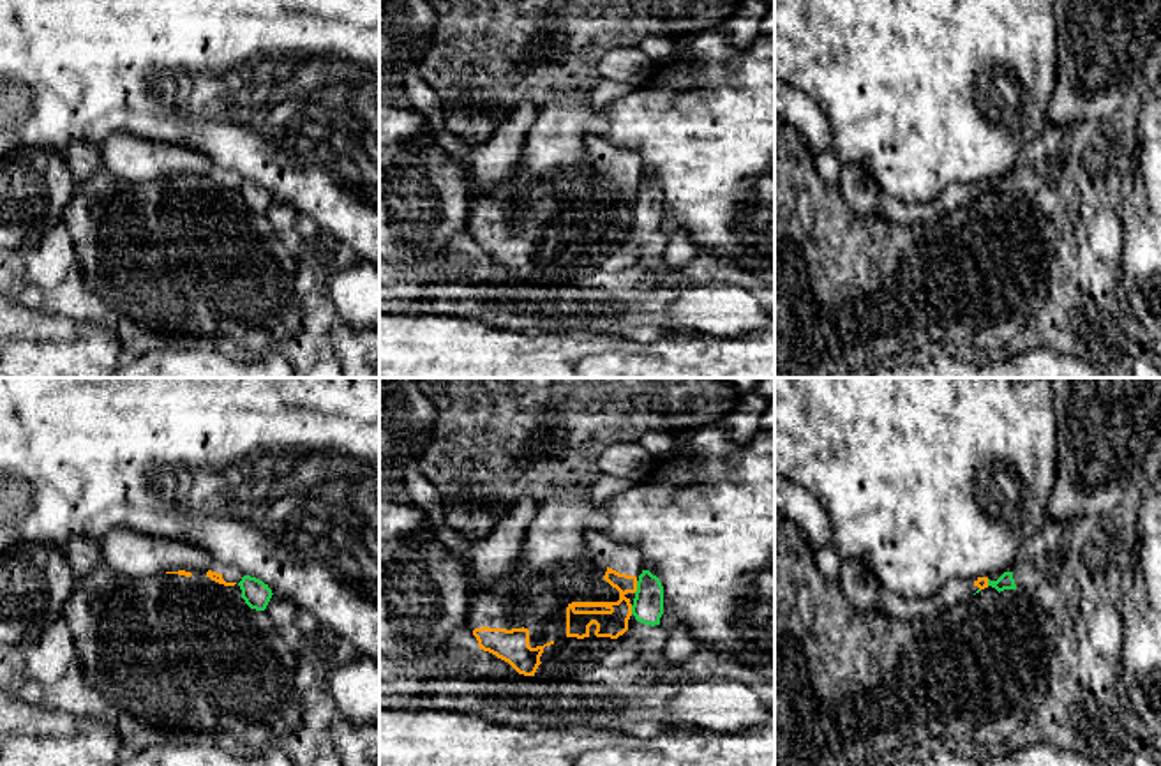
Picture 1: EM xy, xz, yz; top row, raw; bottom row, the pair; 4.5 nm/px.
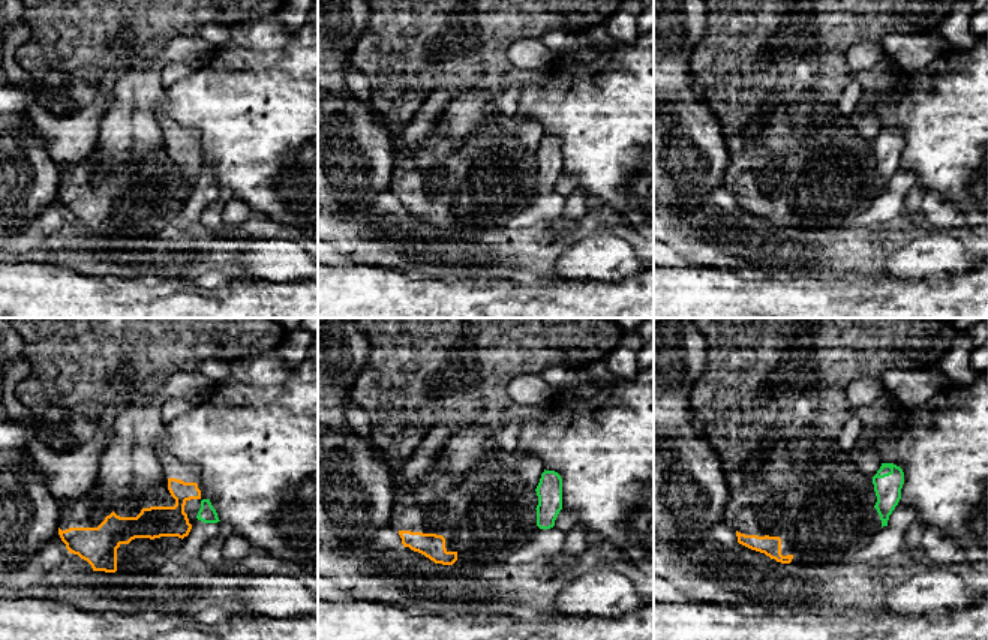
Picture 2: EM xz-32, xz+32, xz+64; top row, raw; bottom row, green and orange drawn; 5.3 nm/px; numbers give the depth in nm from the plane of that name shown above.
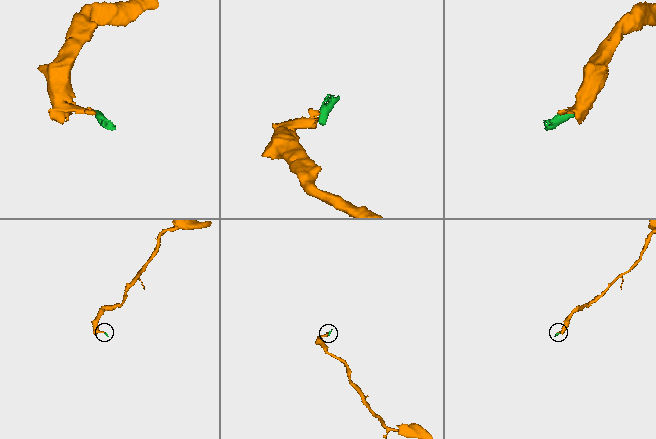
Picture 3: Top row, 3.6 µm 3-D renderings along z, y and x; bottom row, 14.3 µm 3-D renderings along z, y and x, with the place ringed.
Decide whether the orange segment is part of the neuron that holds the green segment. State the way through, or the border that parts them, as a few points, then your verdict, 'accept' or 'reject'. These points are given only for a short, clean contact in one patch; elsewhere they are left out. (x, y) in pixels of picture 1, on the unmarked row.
border along xz (637, 186), (634, 196); reject

